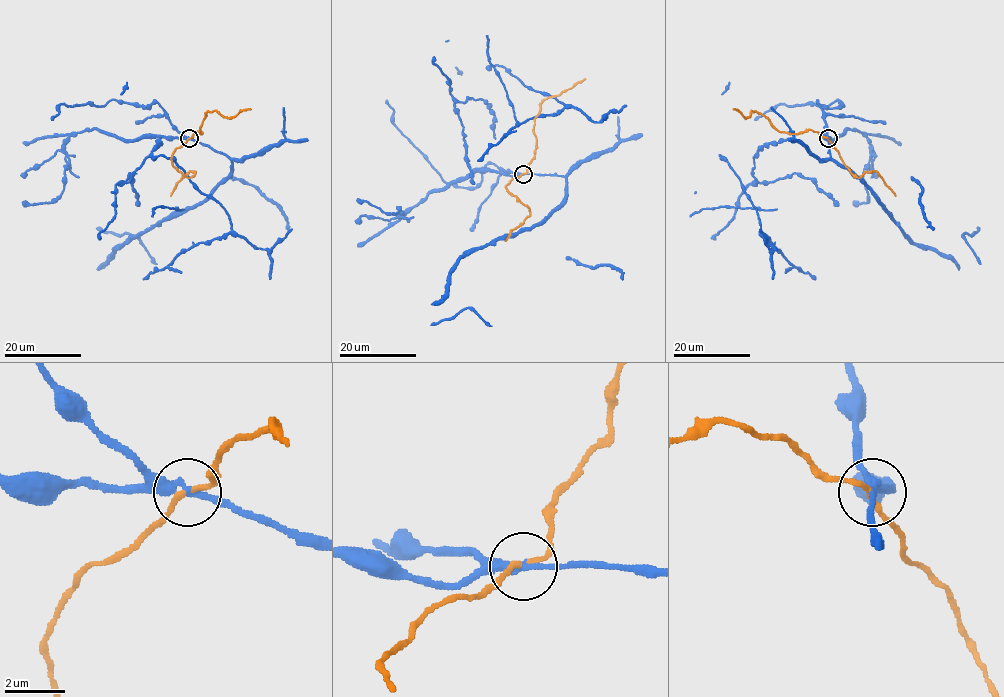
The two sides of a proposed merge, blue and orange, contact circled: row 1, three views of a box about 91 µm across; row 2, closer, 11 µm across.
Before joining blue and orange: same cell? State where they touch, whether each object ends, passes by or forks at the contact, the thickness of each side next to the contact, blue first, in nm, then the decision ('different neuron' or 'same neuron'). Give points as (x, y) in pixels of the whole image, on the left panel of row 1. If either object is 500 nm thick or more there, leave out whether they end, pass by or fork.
(189, 138) | blue passes by | orange passes by | 260/150 nm | different neuron

